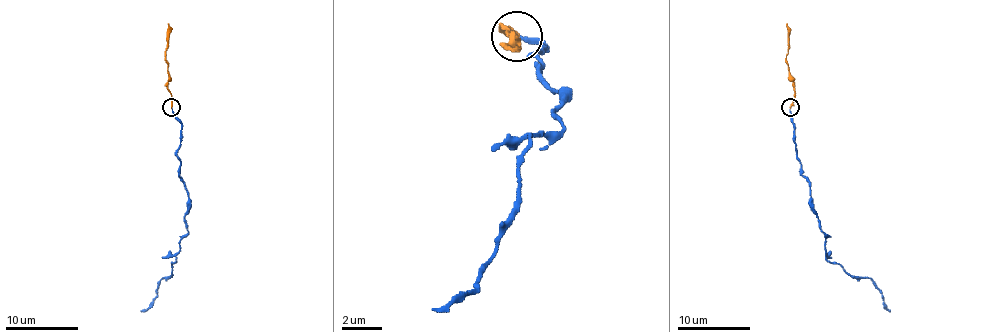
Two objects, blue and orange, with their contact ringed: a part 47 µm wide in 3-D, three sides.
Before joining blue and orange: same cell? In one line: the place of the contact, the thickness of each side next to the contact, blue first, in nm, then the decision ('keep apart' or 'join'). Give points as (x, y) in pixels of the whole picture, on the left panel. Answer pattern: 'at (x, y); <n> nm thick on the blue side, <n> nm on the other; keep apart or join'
at (171, 107); 110 nm thick on the blue side, 160 nm on the other; join

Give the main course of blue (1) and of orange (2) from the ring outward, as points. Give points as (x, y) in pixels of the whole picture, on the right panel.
1: (789, 108), (800, 173), (809, 183), (811, 210), (824, 234), (826, 257), (851, 276), (868, 277), (889, 310)
2: (789, 108), (795, 90), (786, 59), (786, 24)

